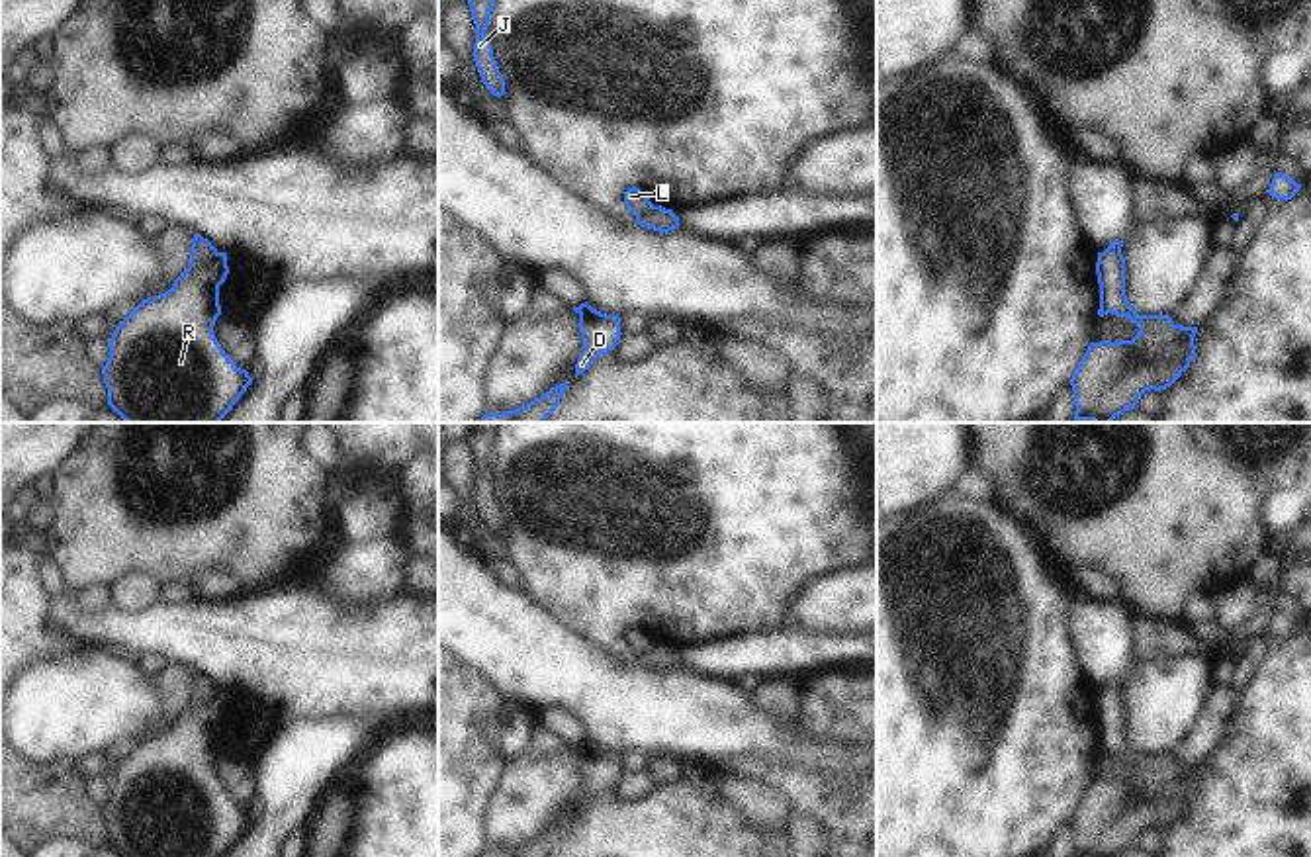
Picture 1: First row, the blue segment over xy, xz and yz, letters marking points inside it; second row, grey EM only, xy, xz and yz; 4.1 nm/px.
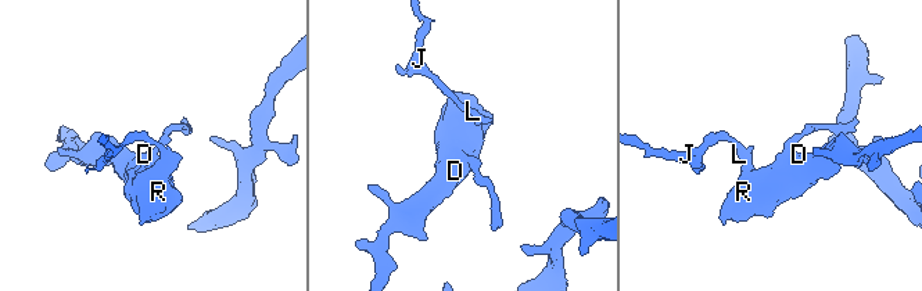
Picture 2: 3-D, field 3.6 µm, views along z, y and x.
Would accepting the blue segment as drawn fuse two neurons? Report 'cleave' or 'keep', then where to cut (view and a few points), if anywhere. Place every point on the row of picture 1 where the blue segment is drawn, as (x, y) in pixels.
cleave | xy (218, 253), (188, 269)

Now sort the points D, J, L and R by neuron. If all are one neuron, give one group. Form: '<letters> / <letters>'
D R / J L

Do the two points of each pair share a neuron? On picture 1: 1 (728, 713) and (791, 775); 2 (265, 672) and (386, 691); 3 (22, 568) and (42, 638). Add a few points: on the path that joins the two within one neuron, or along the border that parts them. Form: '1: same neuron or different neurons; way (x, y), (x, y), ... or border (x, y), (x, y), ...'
1: different neurons; border (728, 764), (785, 760), (801, 762), (816, 771)
2: same neuron; way (294, 672), (357, 672)
3: same neuron; way (22, 586), (24, 621)

